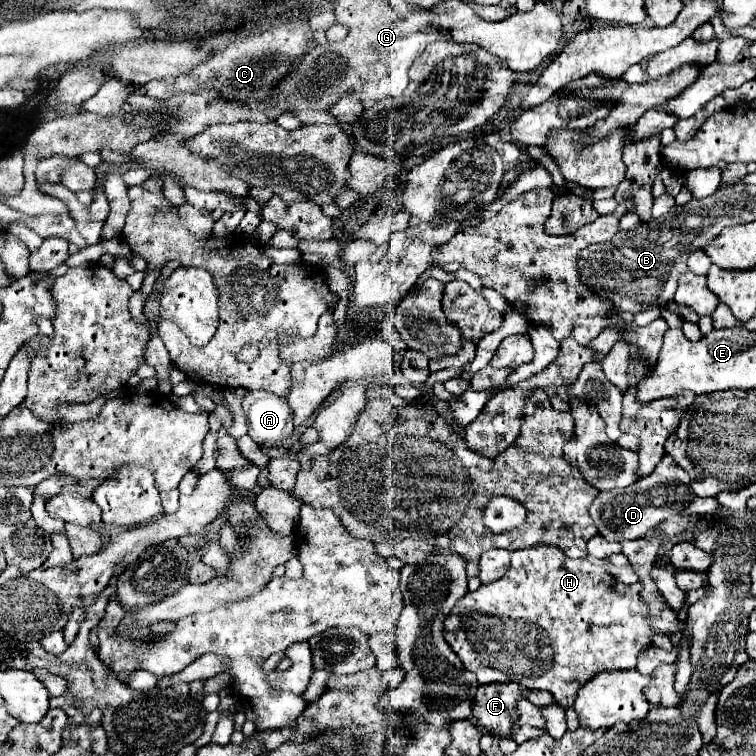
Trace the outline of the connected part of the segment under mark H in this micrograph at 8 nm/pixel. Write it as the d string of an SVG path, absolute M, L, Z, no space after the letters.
M532 545L528 549L516 549L512 551L512 565L508 569L508 573L488 585L480 585L478 591L468 593L462 601L456 603L454 611L446 617L444 621L444 637L448 641L448 645L452 647L452 651L462 659L464 667L472 673L476 673L478 683L506 683L506 681L514 681L522 687L528 689L544 689L548 693L552 693L554 703L570 709L572 701L576 701L576 693L580 689L580 685L586 685L596 673L602 671L624 671L624 669L634 669L636 667L636 657L638 653L650 645L650 637L656 635L650 627L648 627L648 607L640 601L640 585L624 585L620 581L616 581L614 577L610 577L602 567L590 563L588 559L570 559L562 553L562 549L558 545Z

